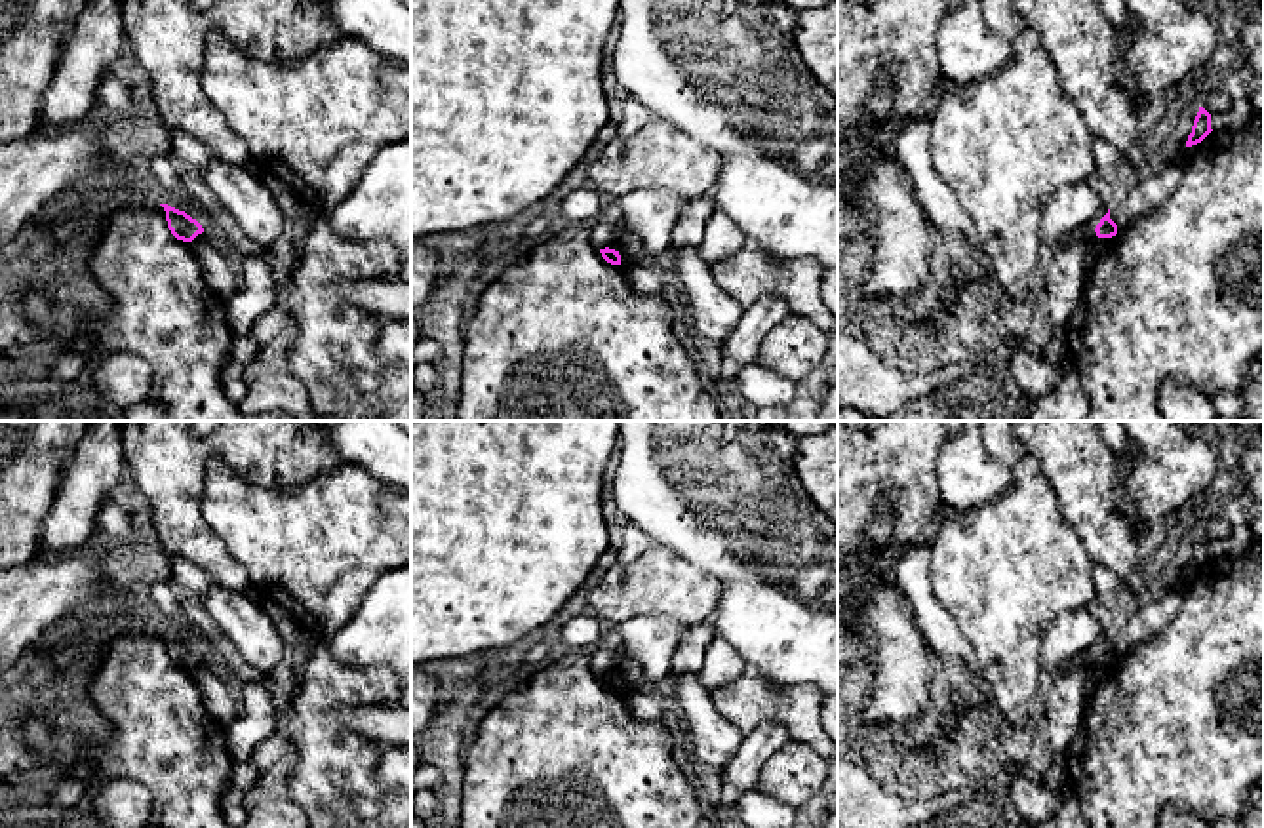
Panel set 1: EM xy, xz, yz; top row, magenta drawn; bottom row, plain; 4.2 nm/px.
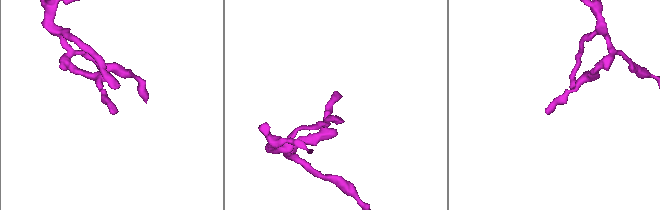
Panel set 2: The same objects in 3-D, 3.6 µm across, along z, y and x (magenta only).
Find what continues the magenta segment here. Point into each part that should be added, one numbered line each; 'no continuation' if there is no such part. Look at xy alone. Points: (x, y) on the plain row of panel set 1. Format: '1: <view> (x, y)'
no continuation

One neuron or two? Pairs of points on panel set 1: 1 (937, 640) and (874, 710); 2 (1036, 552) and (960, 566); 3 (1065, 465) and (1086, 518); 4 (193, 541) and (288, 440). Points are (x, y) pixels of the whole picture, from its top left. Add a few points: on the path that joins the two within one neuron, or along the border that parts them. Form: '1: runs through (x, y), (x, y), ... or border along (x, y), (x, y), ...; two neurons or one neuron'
1: border along (910, 608), (929, 648); two neurons
2: runs through (1017, 564), (979, 566); one neuron
3: runs through (1078, 478), (1086, 486), (1086, 505); one neuron
4: runs through (185, 497), (185, 471), (210, 446), (244, 442); one neuron

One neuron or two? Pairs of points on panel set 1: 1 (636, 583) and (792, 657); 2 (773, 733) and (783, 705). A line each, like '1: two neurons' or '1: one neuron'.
1: two neurons
2: two neurons

